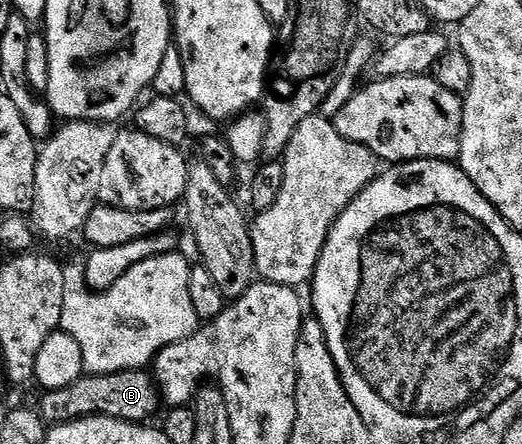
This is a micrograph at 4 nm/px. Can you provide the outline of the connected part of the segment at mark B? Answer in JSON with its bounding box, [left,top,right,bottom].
[38,369,162,424]

